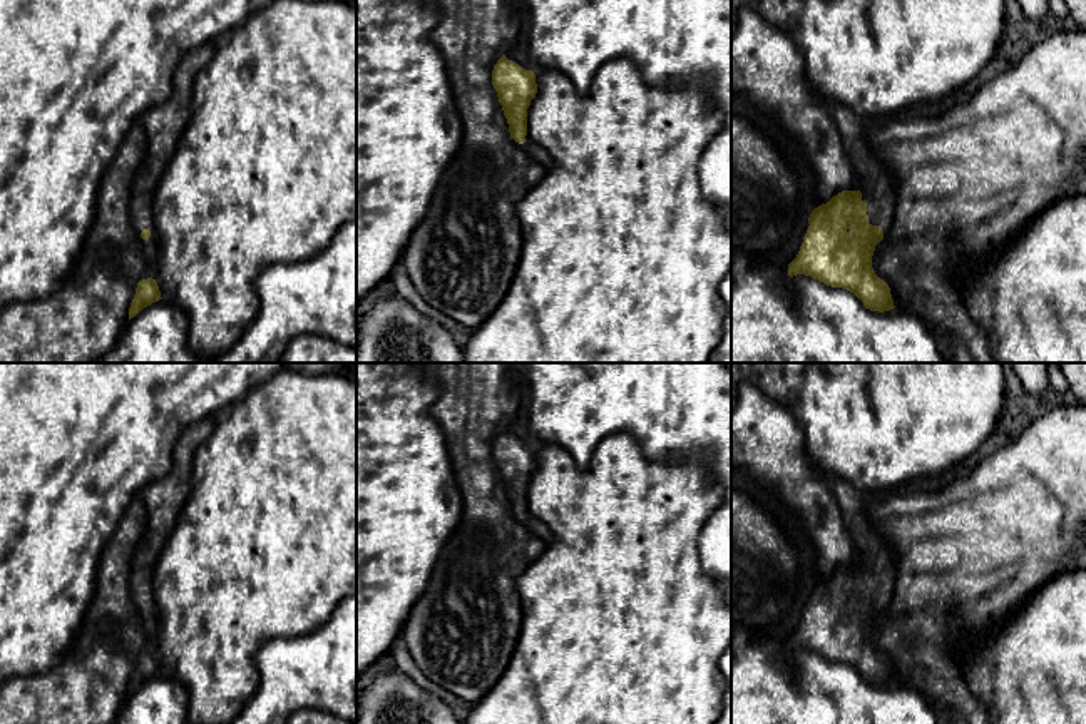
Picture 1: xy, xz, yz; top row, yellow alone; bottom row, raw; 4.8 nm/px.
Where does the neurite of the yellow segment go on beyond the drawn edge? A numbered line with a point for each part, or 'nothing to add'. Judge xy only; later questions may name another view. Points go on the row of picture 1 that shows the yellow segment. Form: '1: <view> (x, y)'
1: xy (161, 126)

